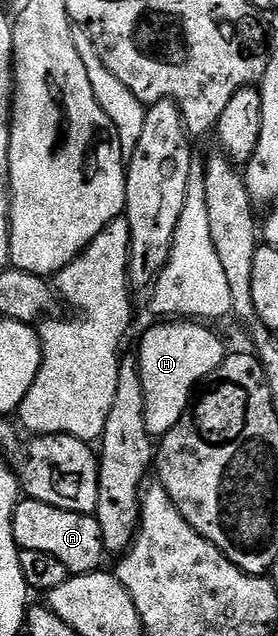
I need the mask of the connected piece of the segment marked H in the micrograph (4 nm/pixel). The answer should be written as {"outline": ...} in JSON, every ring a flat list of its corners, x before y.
{"outline":[[193,319,169,321,166,325,153,325,141,337,141,354,135,357,145,392,145,422,150,437,164,437,185,414,195,390,210,377,227,356,227,348,208,329,208,324]]}

